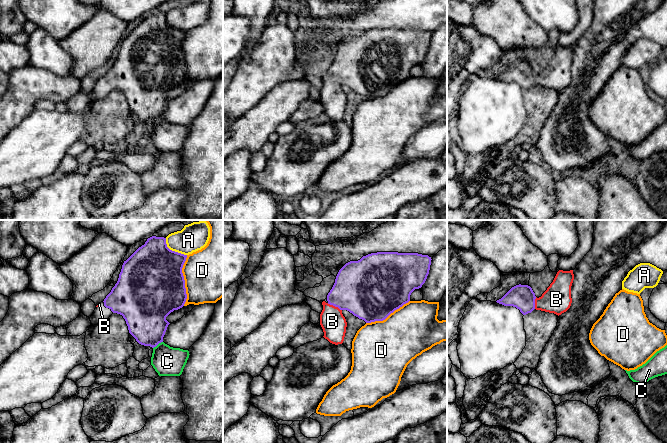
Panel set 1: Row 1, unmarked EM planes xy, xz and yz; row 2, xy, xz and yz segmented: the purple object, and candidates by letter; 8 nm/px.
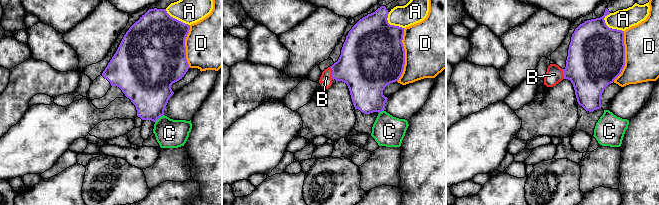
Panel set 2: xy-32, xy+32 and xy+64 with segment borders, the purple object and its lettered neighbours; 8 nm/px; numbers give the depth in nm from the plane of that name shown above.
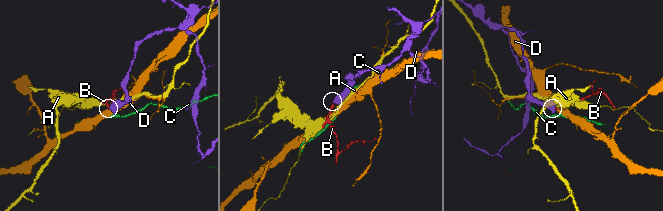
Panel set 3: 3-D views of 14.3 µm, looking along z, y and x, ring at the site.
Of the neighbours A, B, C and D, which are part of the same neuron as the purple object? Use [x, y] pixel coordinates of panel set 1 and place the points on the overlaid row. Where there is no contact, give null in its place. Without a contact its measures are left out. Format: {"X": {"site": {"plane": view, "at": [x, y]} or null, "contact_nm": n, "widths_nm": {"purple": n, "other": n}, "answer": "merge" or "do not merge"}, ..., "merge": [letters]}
{"A": {"site": {"plane": "xy", "at": [173, 251]}, "contact_nm": 220, "widths_nm": {"purple": 460, "other": 220}, "answer": "do not merge"}, "B": {"site": {"plane": "xz", "at": [334, 305]}, "contact_nm": 130, "widths_nm": {"purple": 420, "other": 200}, "answer": "merge"}, "C": {"site": {"plane": "xy", "at": [157, 344]}, "contact_nm": 100, "widths_nm": {"purple": 320, "other": 240}, "answer": "do not merge"}, "D": {"site": {"plane": "xy", "at": [184, 280]}, "contact_nm": 400, "widths_nm": {"purple": 500, "other": 420}, "answer": "do not merge"}, "merge": ["B"]}

